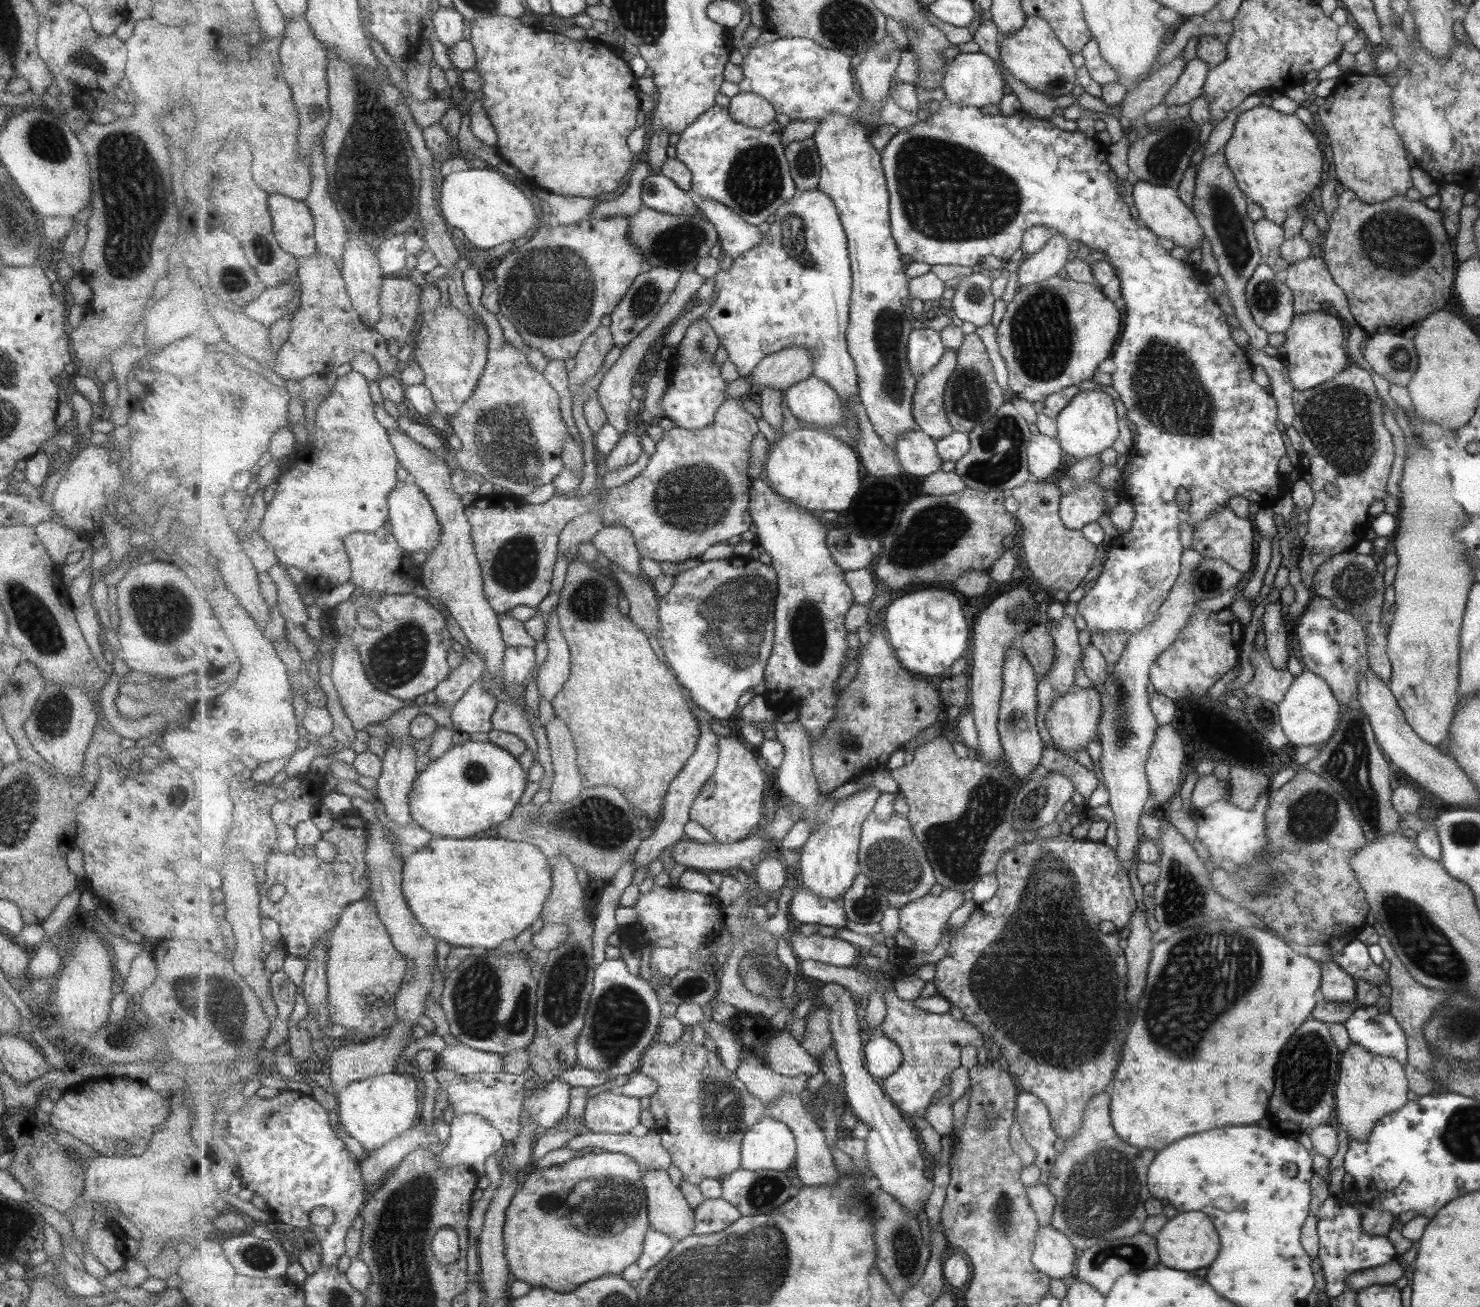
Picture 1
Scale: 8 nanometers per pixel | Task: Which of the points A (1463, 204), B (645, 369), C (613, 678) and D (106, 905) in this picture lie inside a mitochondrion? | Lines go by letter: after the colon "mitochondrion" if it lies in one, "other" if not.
A: other
B: other
C: other
D: other

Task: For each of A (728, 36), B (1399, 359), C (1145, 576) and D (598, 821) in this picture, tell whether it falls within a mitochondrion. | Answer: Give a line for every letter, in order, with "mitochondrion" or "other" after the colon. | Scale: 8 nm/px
A: other
B: mitochondrion
C: mitochondrion
D: mitochondrion

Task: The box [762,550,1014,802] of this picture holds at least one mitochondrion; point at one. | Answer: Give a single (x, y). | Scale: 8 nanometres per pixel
(806, 626)

